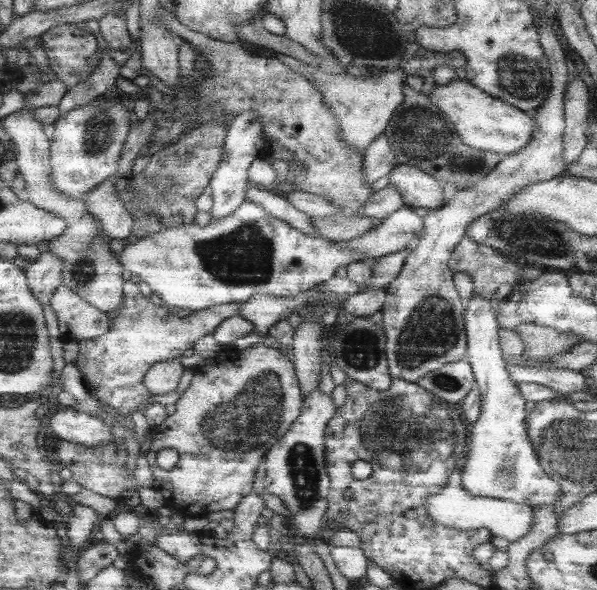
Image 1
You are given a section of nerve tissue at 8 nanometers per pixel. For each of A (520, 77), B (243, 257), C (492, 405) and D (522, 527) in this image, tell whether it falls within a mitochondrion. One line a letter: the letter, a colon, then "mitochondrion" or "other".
A: mitochondrion
B: mitochondrion
C: other
D: other

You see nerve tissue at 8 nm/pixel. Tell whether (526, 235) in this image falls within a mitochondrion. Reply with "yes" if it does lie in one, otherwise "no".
yes

